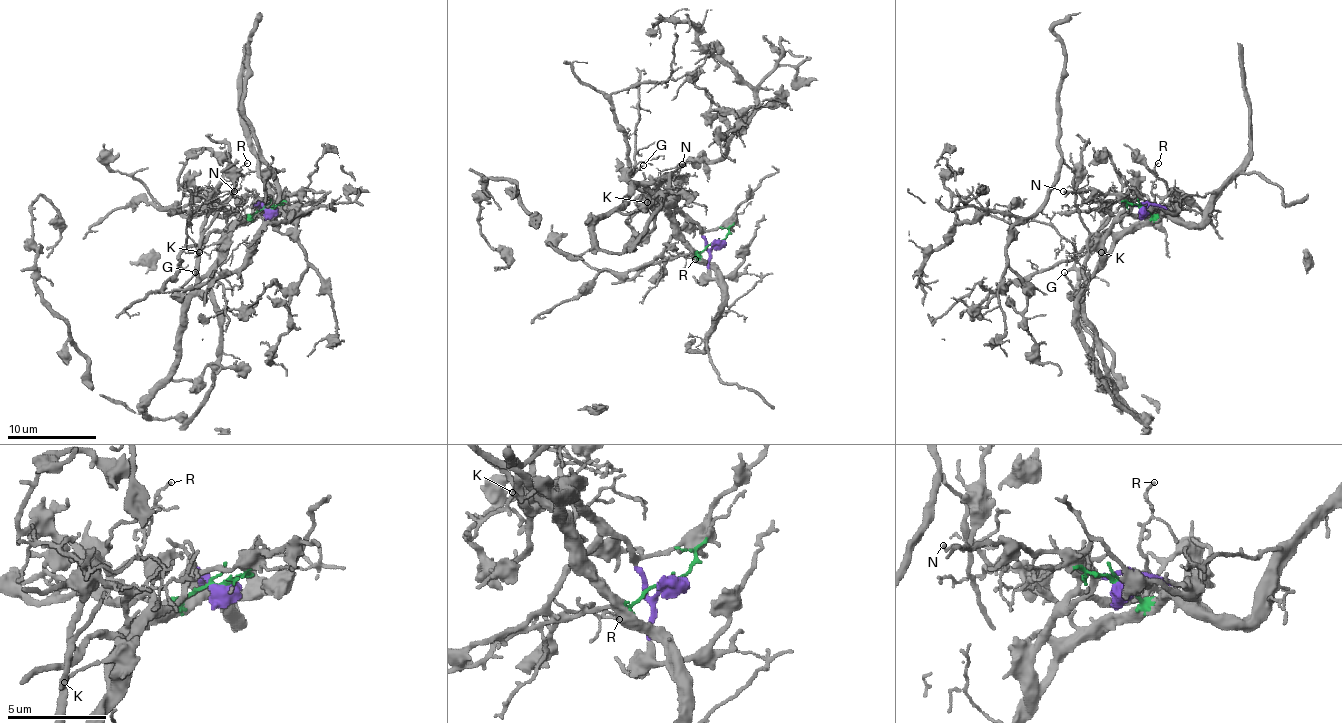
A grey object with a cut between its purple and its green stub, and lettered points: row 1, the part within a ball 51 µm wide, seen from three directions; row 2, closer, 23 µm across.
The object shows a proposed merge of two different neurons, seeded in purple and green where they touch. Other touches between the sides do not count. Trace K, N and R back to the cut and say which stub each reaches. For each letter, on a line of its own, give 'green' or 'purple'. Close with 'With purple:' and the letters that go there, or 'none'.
K: purple
N: green
R: green
With purple: K

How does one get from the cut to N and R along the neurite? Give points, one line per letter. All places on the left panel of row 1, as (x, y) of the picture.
N: (269, 208), (263, 208), (229, 228), (227, 217), (209, 201), (209, 197), (216, 190), (234, 190)
R: (269, 208), (249, 215), (232, 215), (223, 206), (234, 190), (238, 172), (247, 163)

